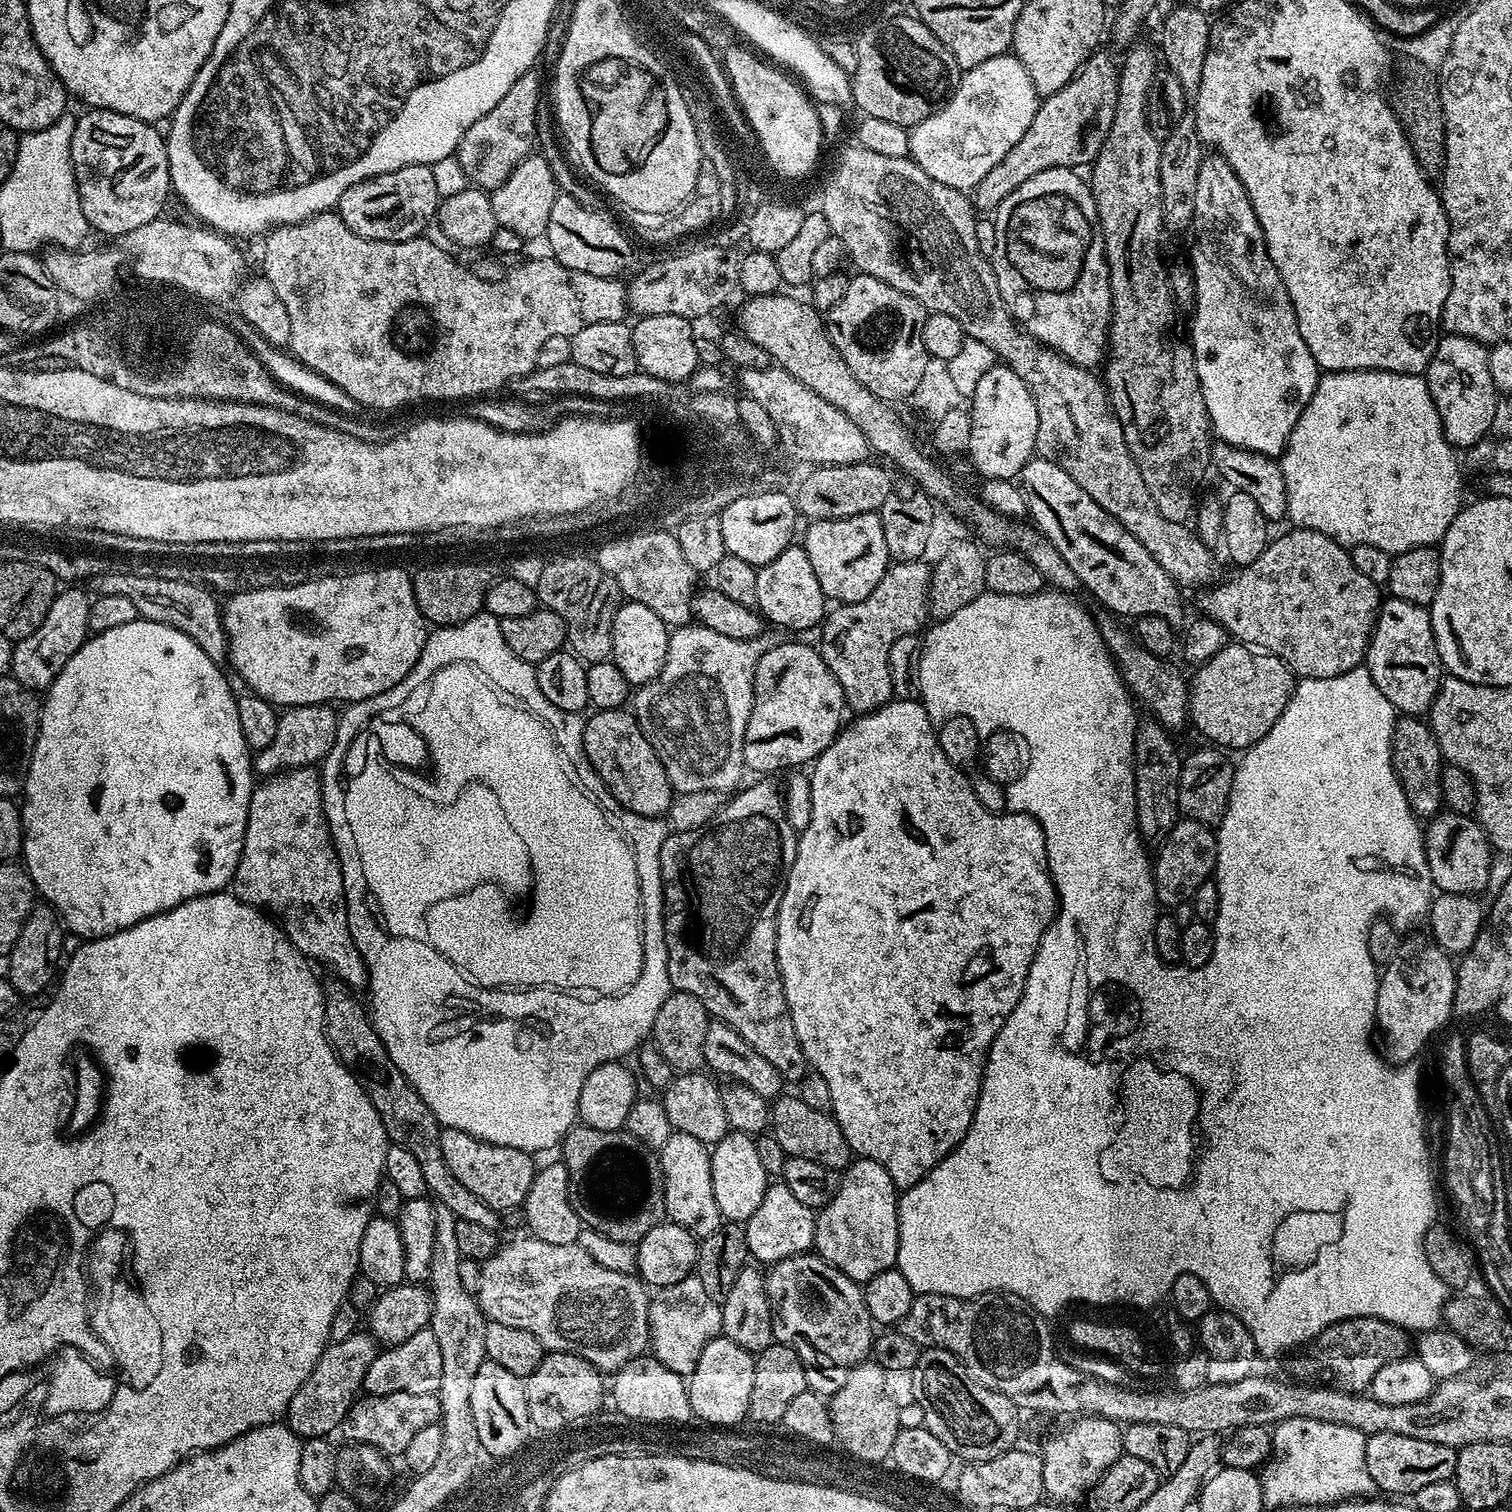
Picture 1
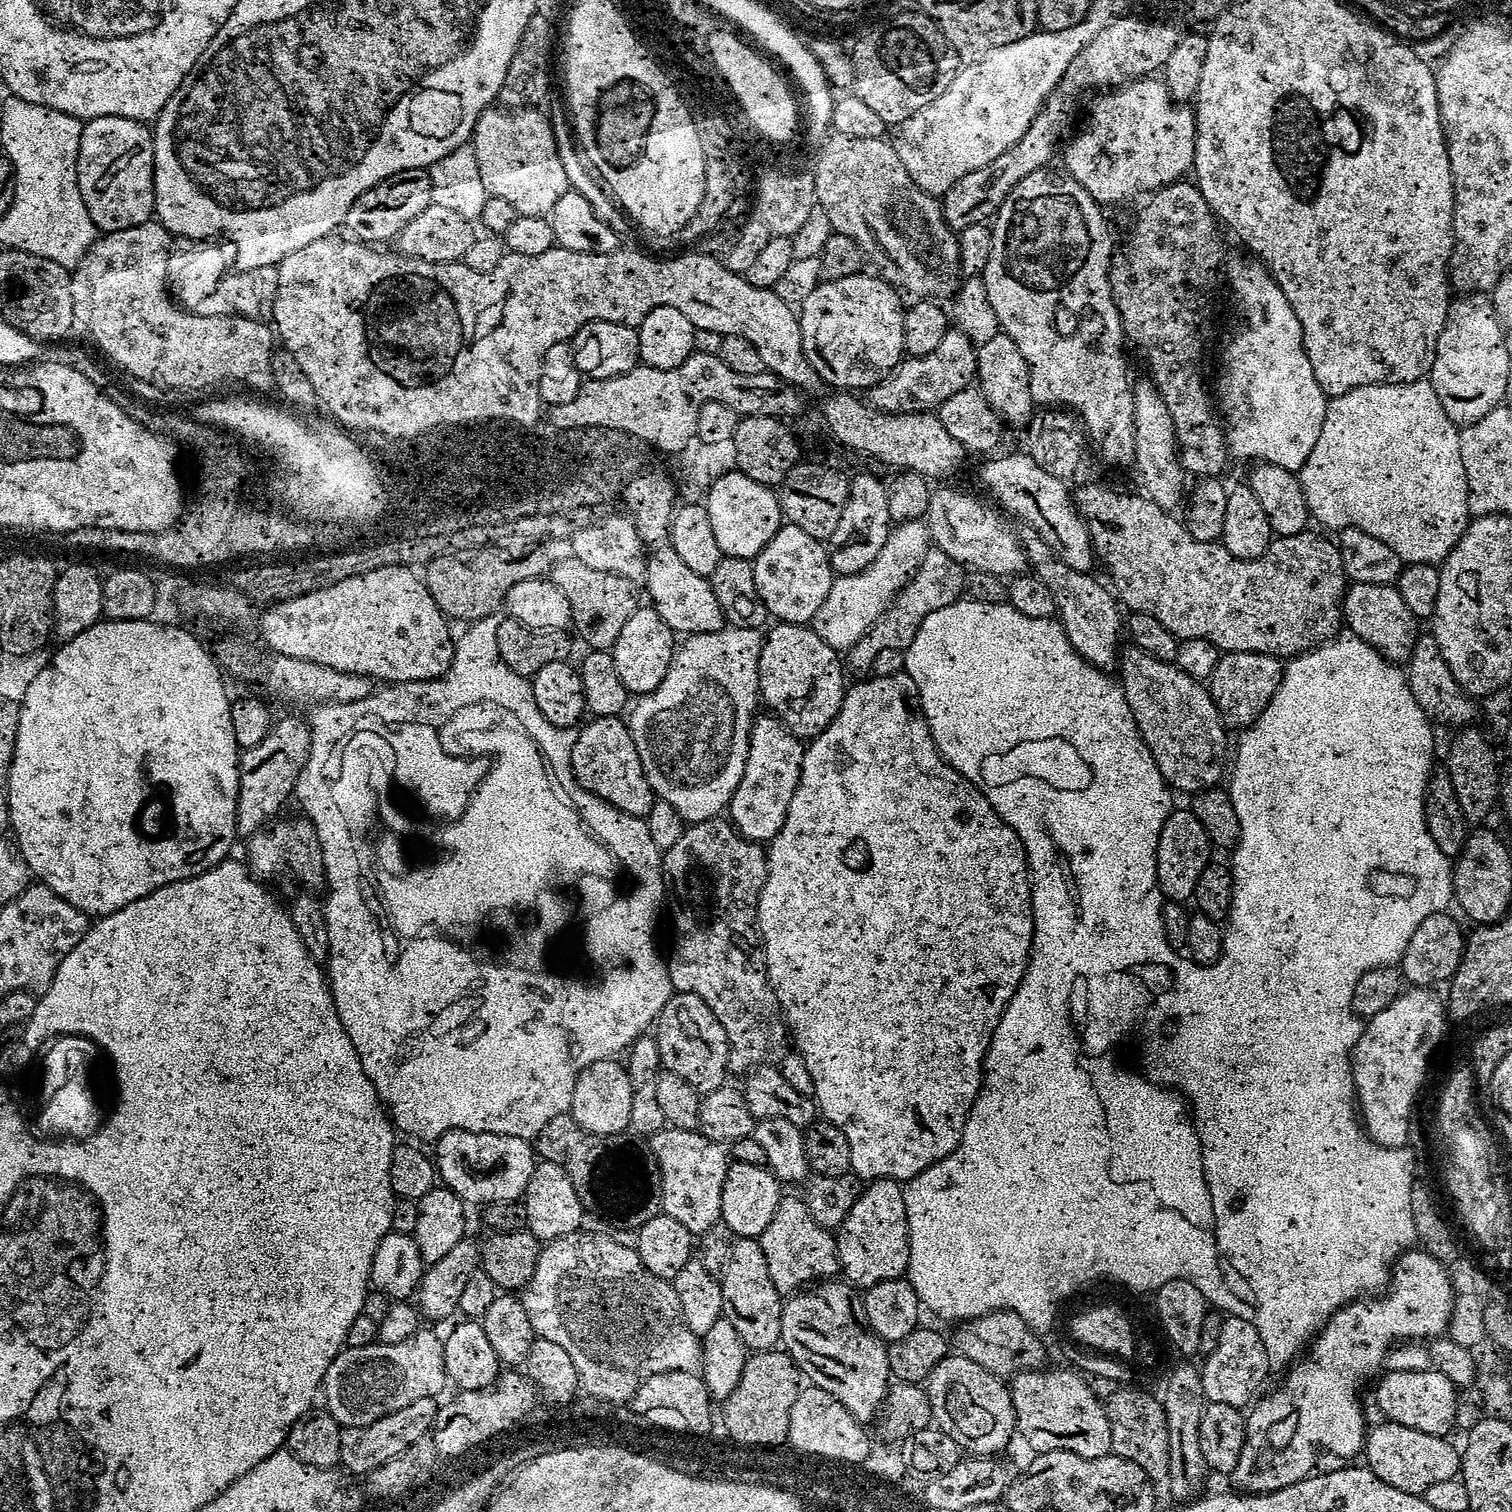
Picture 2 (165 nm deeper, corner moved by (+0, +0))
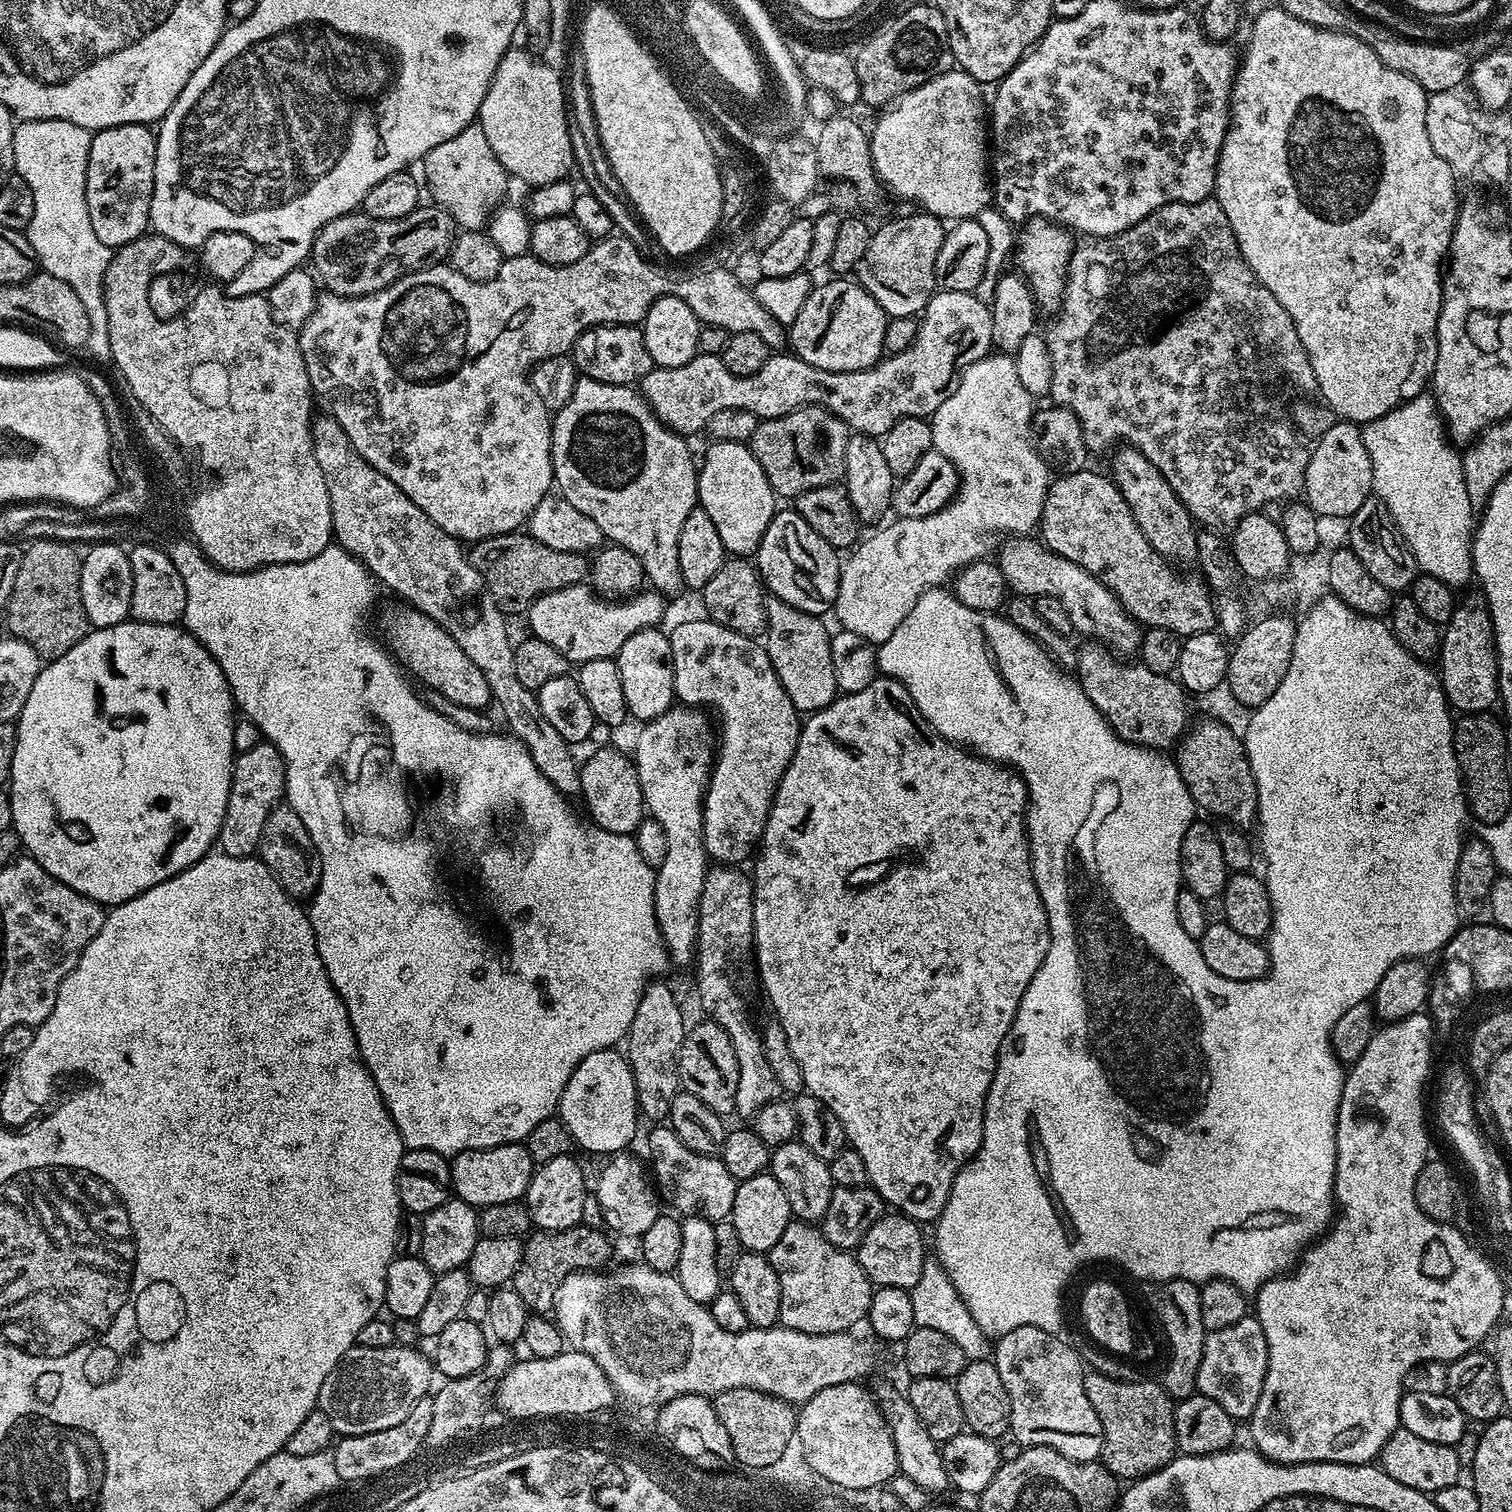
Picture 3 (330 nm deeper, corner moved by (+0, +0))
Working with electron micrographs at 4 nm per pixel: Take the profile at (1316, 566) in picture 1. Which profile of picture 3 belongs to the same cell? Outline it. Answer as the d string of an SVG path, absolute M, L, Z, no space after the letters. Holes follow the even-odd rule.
M1065 471L1049 483L1038 525L1042 543L1094 574L1141 625L1165 628L1181 638L1209 631L1214 624L1214 596L1208 584L1196 574L1183 576L1183 571L1163 560L1134 522L1130 506L1111 479L1088 471Z

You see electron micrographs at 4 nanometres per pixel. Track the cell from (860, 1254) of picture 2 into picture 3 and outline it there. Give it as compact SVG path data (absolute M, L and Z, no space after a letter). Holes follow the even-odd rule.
M885 1214L870 1226L866 1238L854 1249L856 1260L862 1266L866 1278L882 1288L911 1289L921 1277L926 1255L921 1225L903 1214Z

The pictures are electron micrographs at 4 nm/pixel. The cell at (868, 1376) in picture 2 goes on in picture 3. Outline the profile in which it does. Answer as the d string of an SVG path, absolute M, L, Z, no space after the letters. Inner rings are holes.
M880 1384L874 1388L874 1395L879 1403L880 1412L886 1418L890 1434L894 1438L896 1457L900 1463L899 1475L910 1478L927 1494L944 1492L950 1488L946 1466L943 1464L941 1445L930 1438L930 1430L924 1428L924 1423L918 1418L914 1406L910 1406L907 1395L900 1392L892 1384Z

